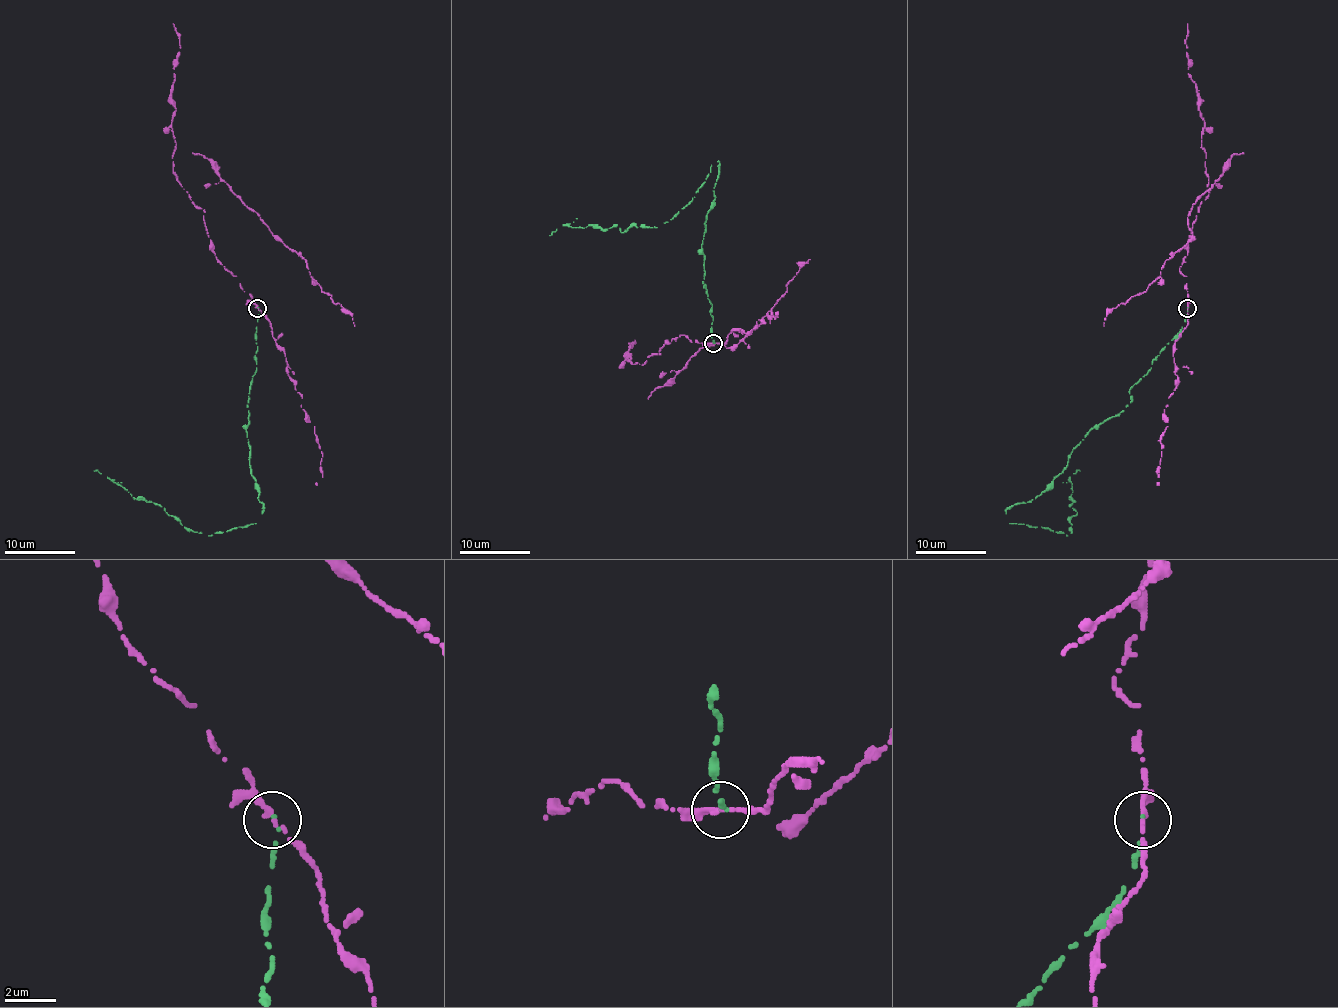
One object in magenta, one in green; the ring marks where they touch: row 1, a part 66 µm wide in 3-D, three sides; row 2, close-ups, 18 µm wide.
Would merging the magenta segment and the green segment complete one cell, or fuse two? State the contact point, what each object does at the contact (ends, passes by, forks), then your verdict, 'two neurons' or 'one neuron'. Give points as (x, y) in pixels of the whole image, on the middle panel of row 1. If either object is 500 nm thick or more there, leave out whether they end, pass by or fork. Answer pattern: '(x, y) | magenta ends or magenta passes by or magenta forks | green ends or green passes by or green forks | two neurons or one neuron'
(713, 343) | magenta passes by | green ends | two neurons

